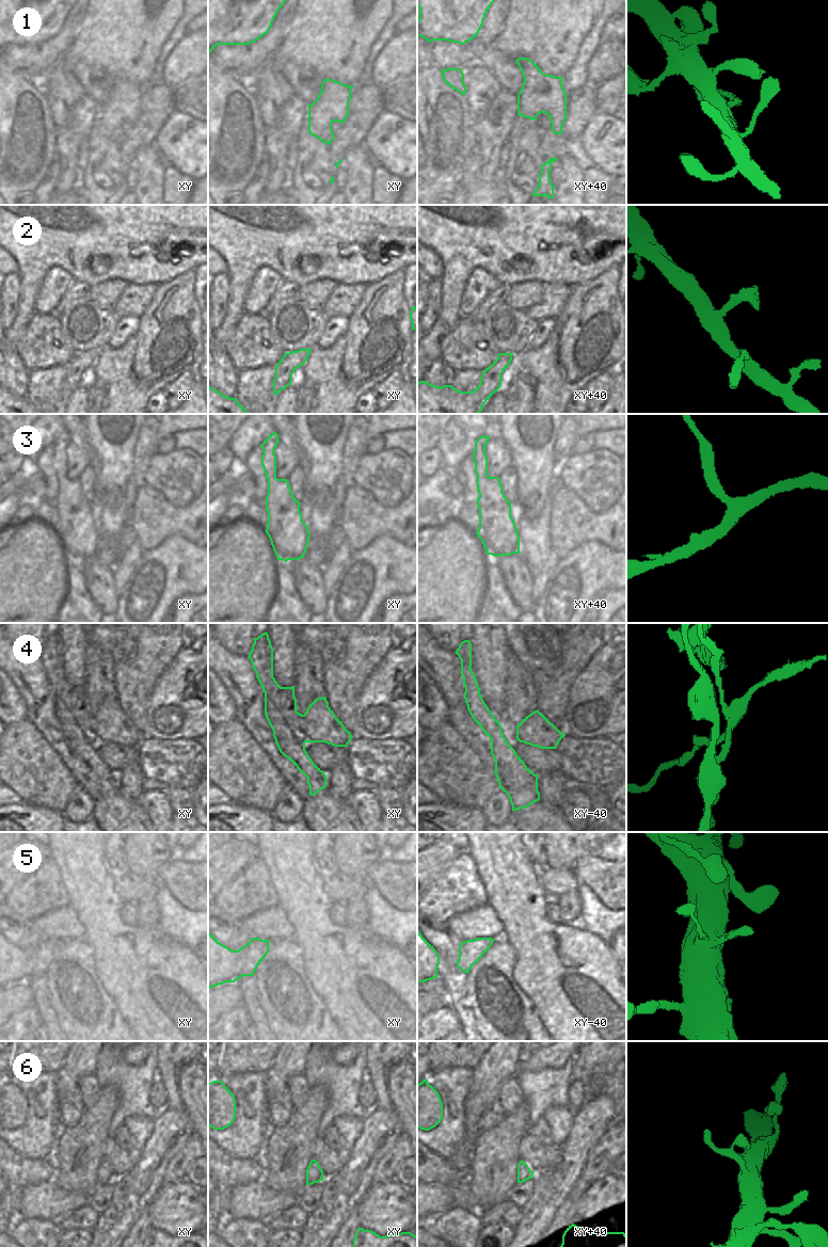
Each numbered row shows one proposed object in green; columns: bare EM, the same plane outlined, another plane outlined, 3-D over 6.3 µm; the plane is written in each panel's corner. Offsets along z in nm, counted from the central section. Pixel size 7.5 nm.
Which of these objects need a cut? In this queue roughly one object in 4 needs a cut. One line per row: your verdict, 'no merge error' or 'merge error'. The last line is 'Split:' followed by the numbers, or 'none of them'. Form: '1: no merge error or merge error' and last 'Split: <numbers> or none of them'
1: no merge error
2: no merge error
3: no merge error
4: merge error
5: no merge error
6: no merge error
Split: 4

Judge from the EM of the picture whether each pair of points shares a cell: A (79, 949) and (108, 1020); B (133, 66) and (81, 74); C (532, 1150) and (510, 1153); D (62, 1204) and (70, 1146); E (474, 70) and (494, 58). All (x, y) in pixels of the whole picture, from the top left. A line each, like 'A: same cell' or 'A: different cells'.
A: same cell
B: different cells
C: different cells
D: different cells
E: different cells

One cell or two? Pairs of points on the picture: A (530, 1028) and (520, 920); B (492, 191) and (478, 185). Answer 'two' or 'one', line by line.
A: two
B: two

